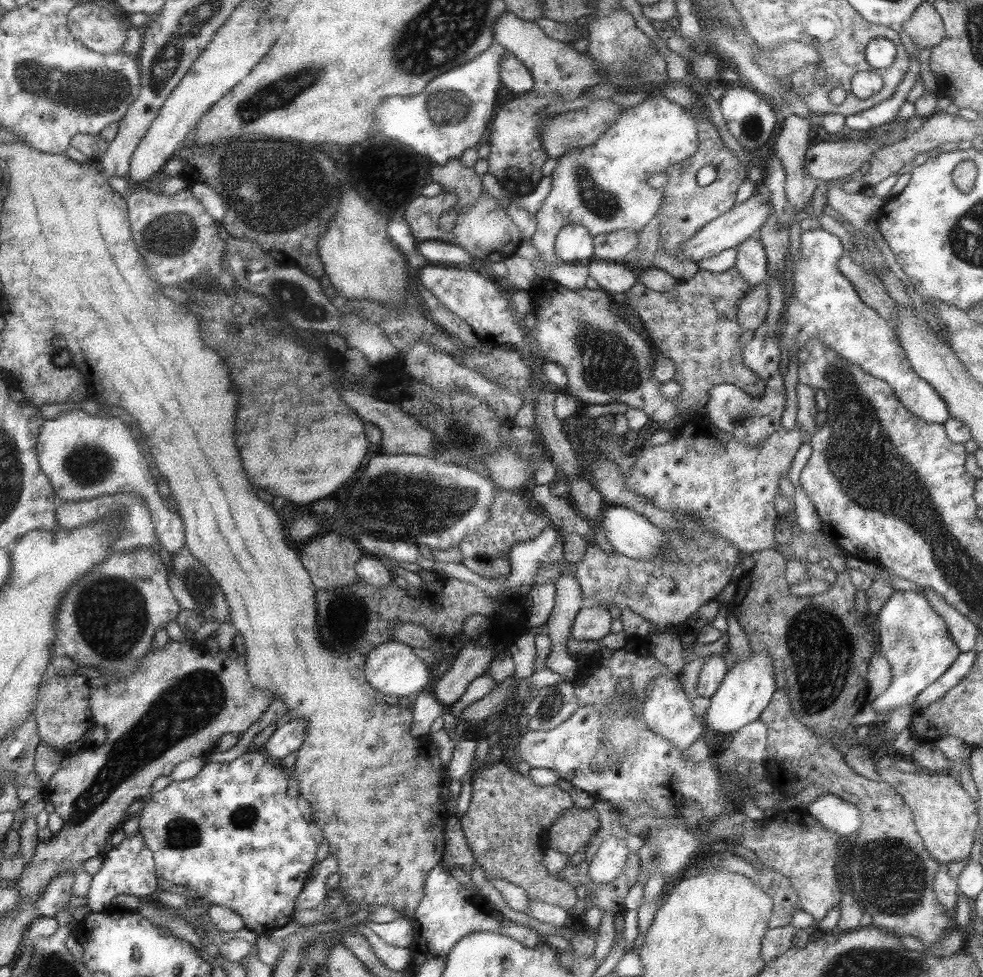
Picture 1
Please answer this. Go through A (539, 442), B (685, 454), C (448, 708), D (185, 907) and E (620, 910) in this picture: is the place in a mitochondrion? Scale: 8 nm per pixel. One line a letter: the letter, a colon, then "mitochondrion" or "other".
A: other
B: other
C: other
D: other
E: other

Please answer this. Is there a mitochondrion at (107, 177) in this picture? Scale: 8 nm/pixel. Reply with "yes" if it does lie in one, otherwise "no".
no

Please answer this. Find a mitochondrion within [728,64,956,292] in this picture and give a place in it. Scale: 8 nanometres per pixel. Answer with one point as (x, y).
(752, 128)

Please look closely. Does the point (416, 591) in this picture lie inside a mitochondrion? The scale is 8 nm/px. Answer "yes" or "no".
no

